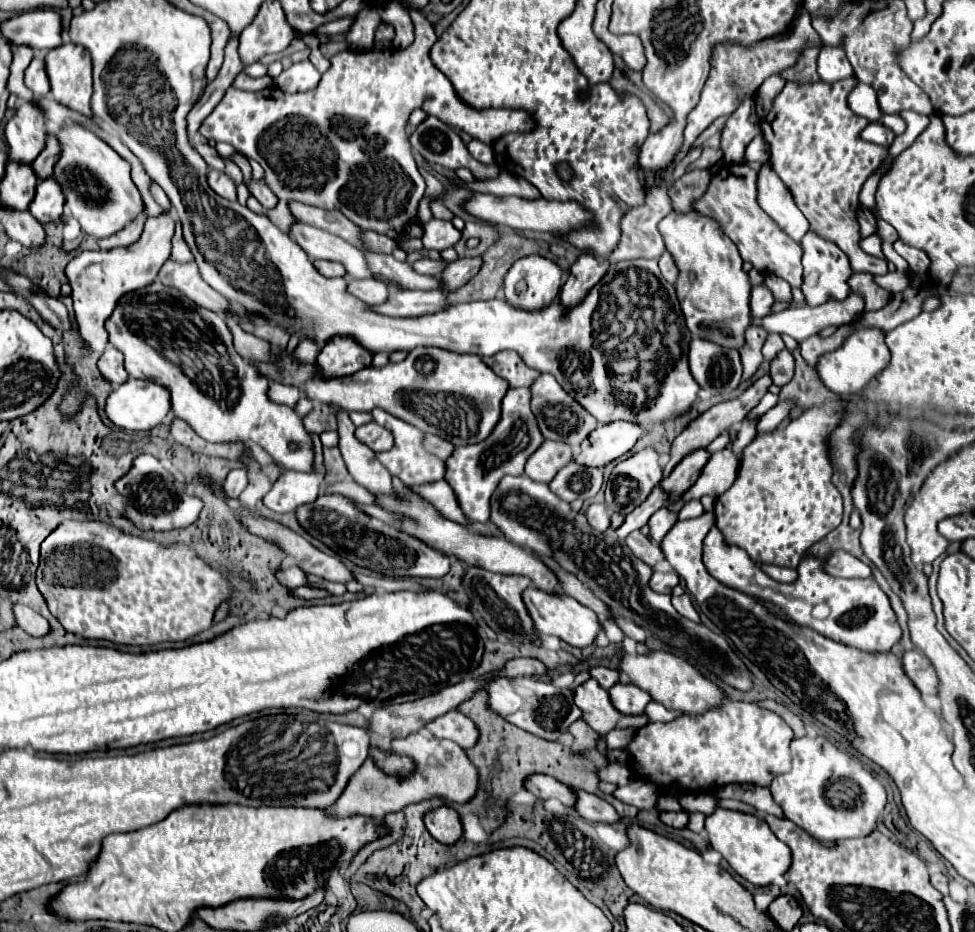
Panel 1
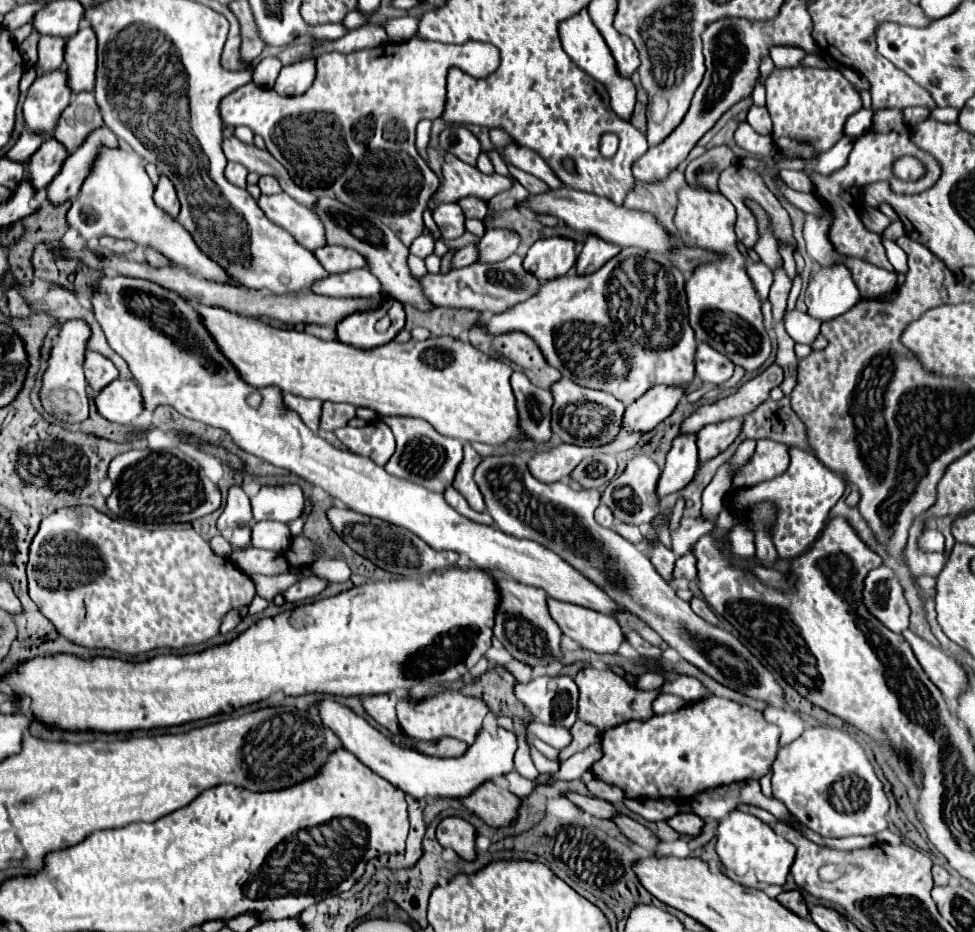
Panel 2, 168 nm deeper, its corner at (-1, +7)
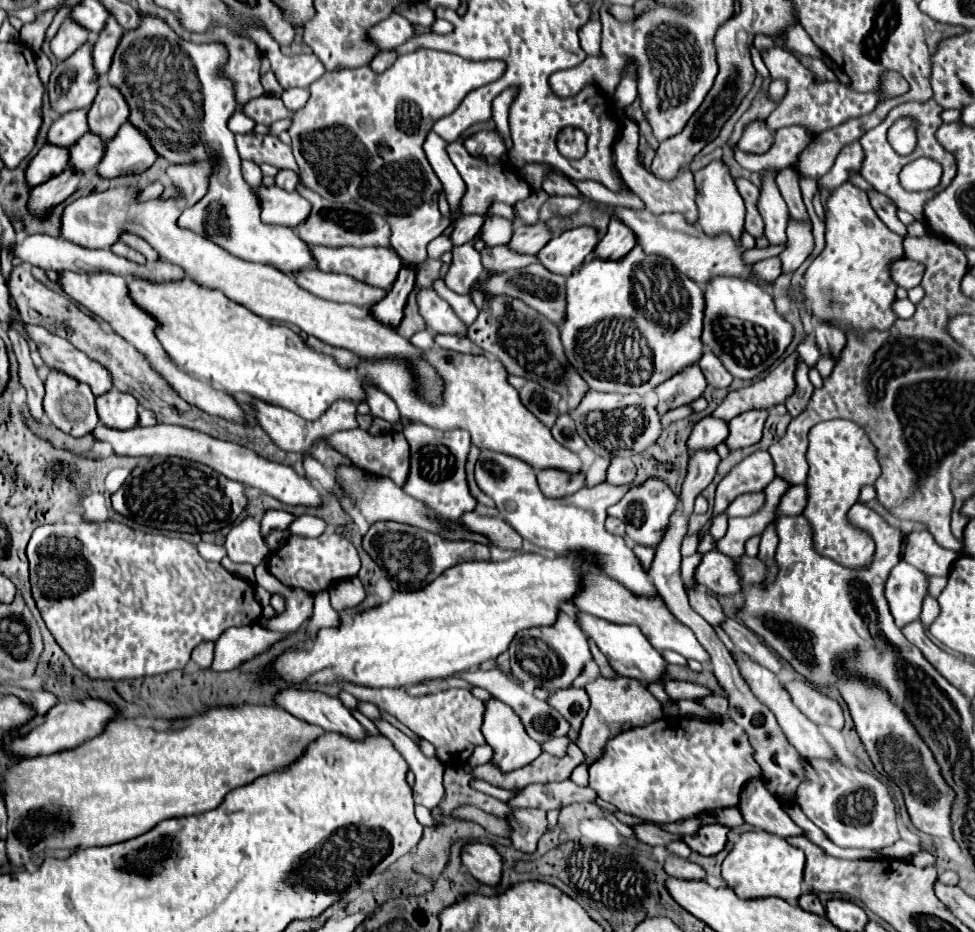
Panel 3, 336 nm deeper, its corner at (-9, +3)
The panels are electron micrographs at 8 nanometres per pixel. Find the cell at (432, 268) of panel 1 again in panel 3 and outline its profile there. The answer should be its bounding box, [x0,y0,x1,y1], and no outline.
[480,247,536,273]

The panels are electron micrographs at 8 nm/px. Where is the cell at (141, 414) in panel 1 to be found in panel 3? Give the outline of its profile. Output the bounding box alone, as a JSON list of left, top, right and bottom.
[96,389,138,429]

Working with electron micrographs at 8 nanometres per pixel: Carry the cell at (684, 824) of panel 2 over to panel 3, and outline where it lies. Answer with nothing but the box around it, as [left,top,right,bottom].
[682,825,728,855]

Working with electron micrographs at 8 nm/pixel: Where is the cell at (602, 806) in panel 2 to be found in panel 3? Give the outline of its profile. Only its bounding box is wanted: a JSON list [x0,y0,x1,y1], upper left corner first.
[630,825,680,847]

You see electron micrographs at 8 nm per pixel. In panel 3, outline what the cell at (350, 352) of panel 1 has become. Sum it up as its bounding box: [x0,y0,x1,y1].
[370,267,416,329]

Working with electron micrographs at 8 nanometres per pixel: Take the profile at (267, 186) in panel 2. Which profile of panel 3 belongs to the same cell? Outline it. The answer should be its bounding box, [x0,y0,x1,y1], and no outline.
[276,171,298,191]

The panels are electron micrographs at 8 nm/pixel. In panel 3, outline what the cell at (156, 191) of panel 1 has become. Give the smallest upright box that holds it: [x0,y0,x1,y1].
[139,182,164,201]

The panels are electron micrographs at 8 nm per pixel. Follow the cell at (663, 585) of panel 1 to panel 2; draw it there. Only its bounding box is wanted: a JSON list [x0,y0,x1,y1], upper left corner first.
[674,553,698,581]

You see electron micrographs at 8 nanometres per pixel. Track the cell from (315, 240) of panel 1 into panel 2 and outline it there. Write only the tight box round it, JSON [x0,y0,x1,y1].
[258,195,326,251]

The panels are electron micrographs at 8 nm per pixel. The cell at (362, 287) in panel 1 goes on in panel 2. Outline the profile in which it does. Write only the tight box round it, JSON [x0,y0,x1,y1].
[310,269,382,297]

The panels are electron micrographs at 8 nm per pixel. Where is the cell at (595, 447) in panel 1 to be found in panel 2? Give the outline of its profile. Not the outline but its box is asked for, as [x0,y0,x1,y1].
[624,385,684,433]

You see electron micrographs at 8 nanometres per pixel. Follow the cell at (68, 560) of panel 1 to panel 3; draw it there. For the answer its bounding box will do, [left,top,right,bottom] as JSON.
[26,521,262,679]

